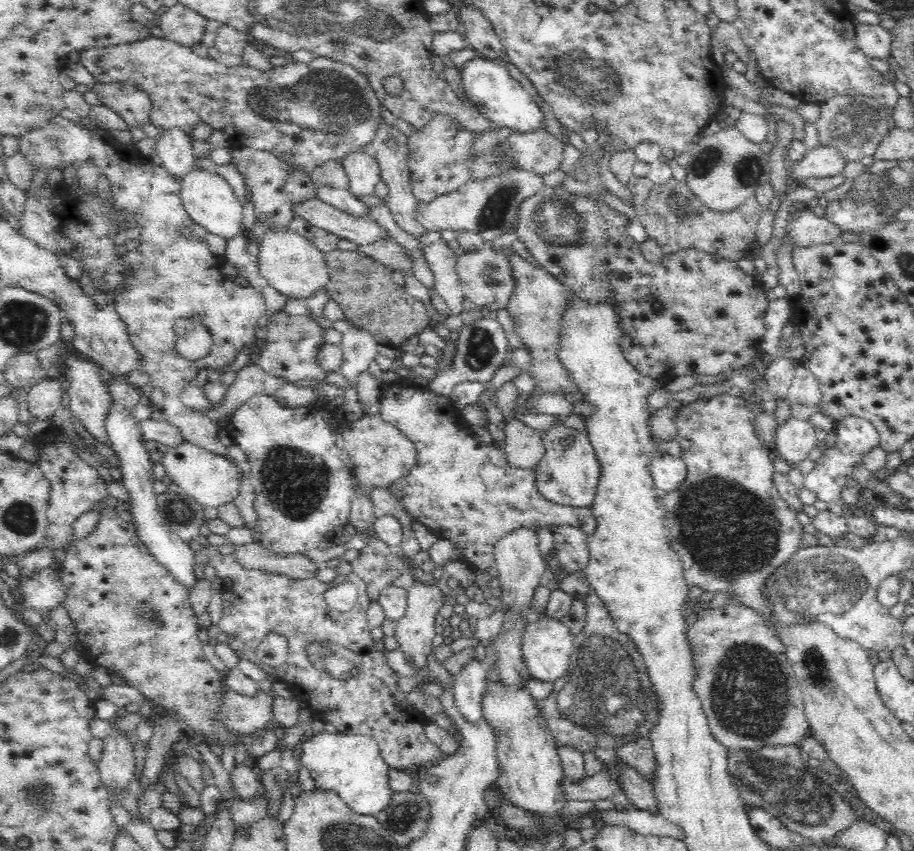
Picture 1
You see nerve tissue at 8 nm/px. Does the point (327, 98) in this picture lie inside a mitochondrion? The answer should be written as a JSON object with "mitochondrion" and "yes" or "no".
{"mitochondrion":"yes"}

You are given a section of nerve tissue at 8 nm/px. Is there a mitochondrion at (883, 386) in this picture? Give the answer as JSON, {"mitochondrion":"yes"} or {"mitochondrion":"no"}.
{"mitochondrion":"no"}

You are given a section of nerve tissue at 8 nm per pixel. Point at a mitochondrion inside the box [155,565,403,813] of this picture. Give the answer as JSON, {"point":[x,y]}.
{"point":[308,636]}

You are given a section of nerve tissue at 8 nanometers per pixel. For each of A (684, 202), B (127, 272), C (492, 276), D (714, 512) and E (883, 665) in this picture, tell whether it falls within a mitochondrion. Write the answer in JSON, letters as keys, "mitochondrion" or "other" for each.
{"A":"mitochondrion","B":"other","C":"mitochondrion","D":"mitochondrion","E":"other"}

